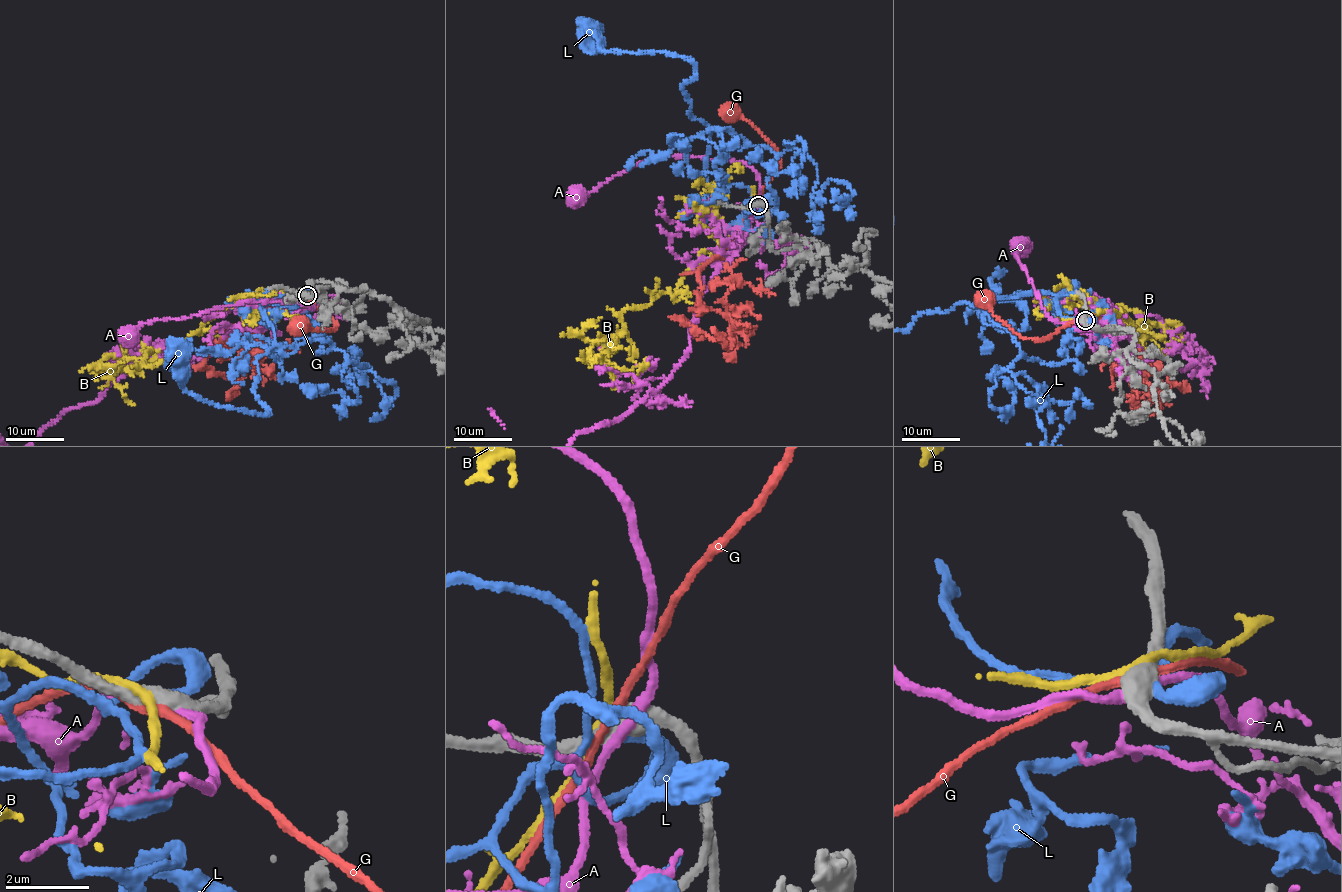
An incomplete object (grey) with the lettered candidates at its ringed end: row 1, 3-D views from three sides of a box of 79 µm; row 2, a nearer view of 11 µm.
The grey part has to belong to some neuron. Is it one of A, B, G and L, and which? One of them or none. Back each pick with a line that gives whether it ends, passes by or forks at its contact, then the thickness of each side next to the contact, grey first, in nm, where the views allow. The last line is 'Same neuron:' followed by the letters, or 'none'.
L: it ends; calibres 440 and 220 nm
Same neuron: L

